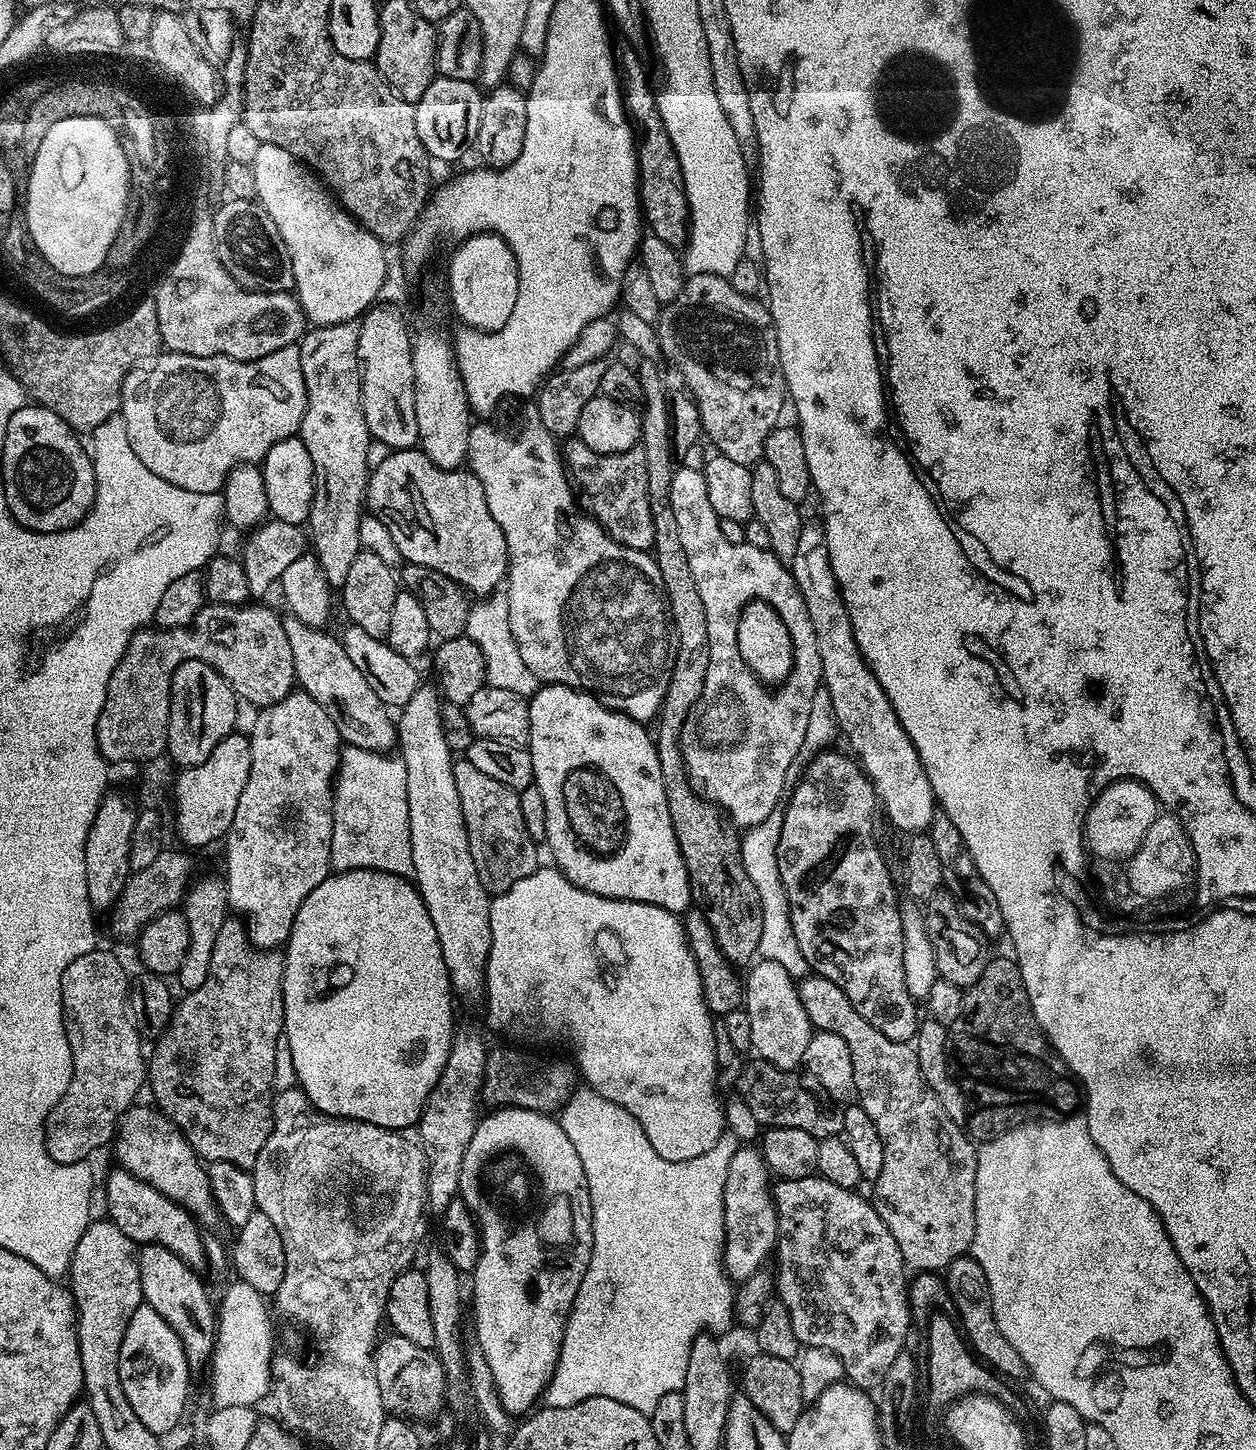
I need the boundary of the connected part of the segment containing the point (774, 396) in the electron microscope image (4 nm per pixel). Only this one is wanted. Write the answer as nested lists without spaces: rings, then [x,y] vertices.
[[[691,274],[685,279],[674,303],[661,307],[654,325],[660,355],[684,375],[683,387],[696,401],[700,426],[703,435],[709,436],[711,447],[733,462],[749,466],[757,463],[763,457],[766,438],[781,423],[784,404],[786,408],[778,338],[767,307],[759,299],[738,294],[738,290],[730,286],[727,276]]]

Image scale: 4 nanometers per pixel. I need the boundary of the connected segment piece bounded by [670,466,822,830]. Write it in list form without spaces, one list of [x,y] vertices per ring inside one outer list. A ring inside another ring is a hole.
[[[683,466],[673,471],[670,506],[674,506],[674,519],[678,522],[682,547],[686,549],[686,562],[690,562],[702,606],[706,606],[708,635],[706,682],[702,686],[698,702],[684,720],[680,753],[693,789],[703,799],[715,804],[737,829],[747,830],[766,822],[766,818],[770,818],[770,814],[781,807],[788,771],[791,770],[792,763],[797,763],[800,747],[806,738],[814,694],[822,687],[822,662],[818,658],[818,642],[814,638],[814,626],[810,626],[810,614],[806,614],[806,602],[792,577],[791,567],[779,560],[771,550],[758,550],[758,546],[745,543],[731,544],[726,540],[720,529],[720,517],[714,514],[714,506],[710,506],[703,471]],[[734,624],[752,624],[752,644],[758,642],[758,650],[754,652],[760,652],[760,660],[768,660],[768,650],[778,652],[780,648],[788,650],[790,646],[790,662],[782,678],[768,680],[762,676],[762,686],[754,682],[754,678],[748,674],[738,658],[734,646]]]

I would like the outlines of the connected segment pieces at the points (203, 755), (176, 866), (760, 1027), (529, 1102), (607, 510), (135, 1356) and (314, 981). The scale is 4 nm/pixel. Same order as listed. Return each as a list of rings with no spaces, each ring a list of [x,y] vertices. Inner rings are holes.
[[[184,660],[172,675],[167,755],[172,755],[173,762],[180,764],[181,769],[206,762],[206,758],[214,754],[214,746],[232,735],[237,727],[236,704],[238,697],[232,687],[209,664],[201,660]]]
[[[166,848],[162,854],[158,854],[158,857],[154,858],[152,865],[132,872],[122,894],[109,911],[108,926],[111,934],[122,940],[137,939],[145,925],[157,914],[173,911],[183,901],[184,895],[191,885],[191,870],[190,860],[184,853]]]
[[[757,959],[748,970],[748,976],[746,972],[746,979],[744,980],[742,1011],[750,1018],[752,1052],[759,1059],[770,1062],[779,1068],[799,1069],[803,1065],[806,1046],[810,1043],[814,1029],[810,1018],[806,1014],[806,1006],[802,1006],[802,998],[800,997],[797,981],[786,970],[786,966],[778,966],[778,962]]]
[[[516,1046],[508,1047],[512,1048],[493,1047],[488,1053],[483,1103],[501,1108],[525,1108],[545,1114],[559,1113],[578,1087],[577,1069],[569,1061],[568,1065],[564,1060],[543,1060],[540,1056],[531,1056],[528,1053],[531,1051]]]
[[[568,438],[563,441],[562,455],[571,479],[579,495],[588,499],[587,511],[608,532],[614,542],[630,546],[634,550],[649,551],[654,542],[654,514],[650,514],[650,490],[646,483],[646,450],[639,443],[630,450],[618,454],[598,454],[592,452],[579,438]]]
[[[140,1303],[134,1310],[134,1318],[130,1318],[130,1326],[126,1326],[126,1334],[122,1338],[122,1350],[118,1354],[118,1378],[122,1378],[122,1390],[126,1390],[126,1402],[134,1406],[134,1414],[142,1420],[172,1420],[172,1412],[184,1412],[180,1404],[186,1408],[190,1404],[190,1394],[184,1390],[184,1380],[193,1383],[194,1376],[188,1367],[186,1350],[176,1331],[149,1304]]]
[[[359,868],[349,872],[336,872],[327,878],[298,906],[298,914],[292,923],[284,954],[284,1030],[283,1035],[290,1042],[290,1058],[294,1058],[296,1084],[310,1098],[310,1102],[327,1116],[338,1116],[341,1120],[361,1120],[383,1128],[411,1128],[419,1125],[430,1090],[442,1078],[446,1058],[452,1045],[452,983],[442,962],[442,946],[438,946],[438,934],[434,922],[426,910],[424,900],[411,879]]]

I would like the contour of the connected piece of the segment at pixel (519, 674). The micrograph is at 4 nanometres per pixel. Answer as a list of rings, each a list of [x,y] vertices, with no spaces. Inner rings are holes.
[[[497,590],[488,597],[475,601],[469,607],[465,635],[482,650],[483,660],[487,666],[485,681],[489,687],[511,690],[525,698],[530,698],[540,687],[537,676],[526,668],[517,642],[514,641],[509,624],[509,600],[505,591]]]

